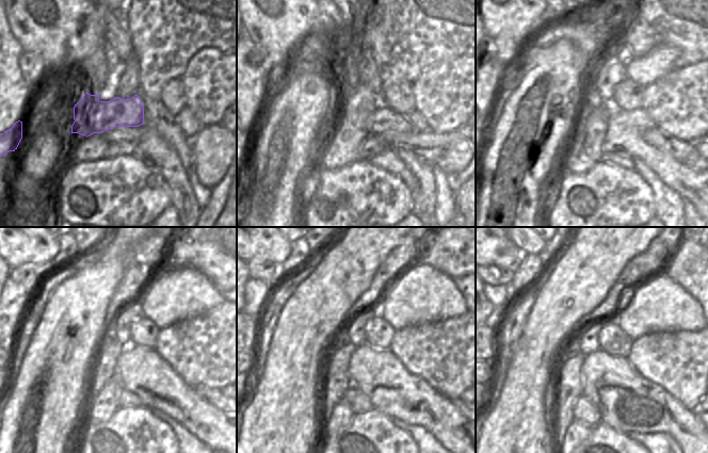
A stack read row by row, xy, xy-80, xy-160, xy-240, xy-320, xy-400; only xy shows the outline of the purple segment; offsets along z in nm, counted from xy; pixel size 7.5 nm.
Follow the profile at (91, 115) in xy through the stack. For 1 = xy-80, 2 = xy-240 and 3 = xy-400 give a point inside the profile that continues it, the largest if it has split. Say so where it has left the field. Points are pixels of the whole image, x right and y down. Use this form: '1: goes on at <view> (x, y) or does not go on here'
1: goes on at xy-80 (403, 134)
2: goes on at xy-240 (214, 397)
3: does not go on here

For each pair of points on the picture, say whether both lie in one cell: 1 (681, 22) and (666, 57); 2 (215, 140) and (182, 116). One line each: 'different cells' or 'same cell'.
1: different cells
2: different cells

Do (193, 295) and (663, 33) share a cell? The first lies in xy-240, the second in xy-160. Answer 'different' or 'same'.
different

